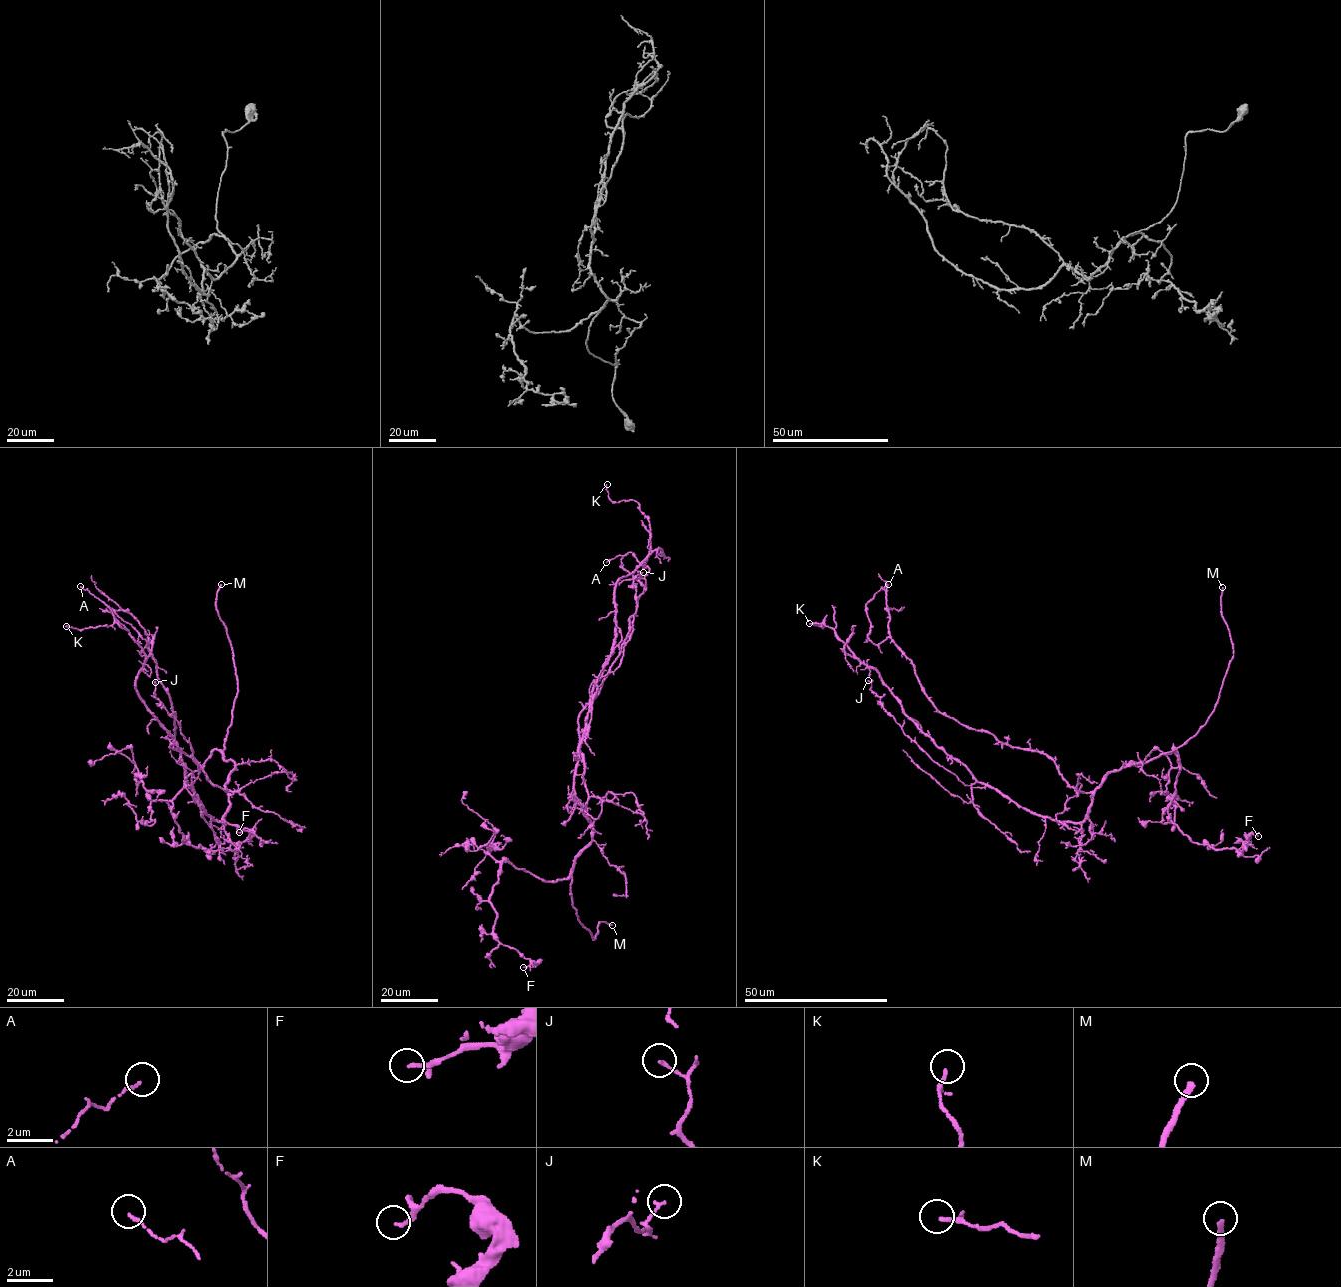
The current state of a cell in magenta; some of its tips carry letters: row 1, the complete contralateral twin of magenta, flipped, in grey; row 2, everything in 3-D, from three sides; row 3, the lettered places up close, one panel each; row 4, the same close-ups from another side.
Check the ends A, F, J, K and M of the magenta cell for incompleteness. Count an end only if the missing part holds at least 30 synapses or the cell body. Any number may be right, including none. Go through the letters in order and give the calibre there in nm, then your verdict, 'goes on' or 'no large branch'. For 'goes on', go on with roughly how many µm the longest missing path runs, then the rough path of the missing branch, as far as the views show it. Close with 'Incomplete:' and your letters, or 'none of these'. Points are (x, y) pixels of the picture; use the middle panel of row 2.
A: 110 nm | no large branch
F: 160 nm | no large branch
J: 130 nm | no large branch
K: 120 nm | no large branch
M: 200 nm | goes on | 20 µm | (612, 925), (644, 926), (657, 937)
Incomplete: M

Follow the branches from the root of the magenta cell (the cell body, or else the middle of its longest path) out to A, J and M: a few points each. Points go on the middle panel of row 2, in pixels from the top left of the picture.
A: (579, 804), (586, 809), (589, 793), (579, 713), (597, 695), (619, 655), (649, 569), (632, 553), (606, 562)
J: (579, 804), (573, 795), (575, 768), (590, 703), (590, 686), (619, 666), (638, 606), (633, 582), (643, 572)
M: (579, 804), (586, 809), (593, 836), (576, 859), (572, 905), (593, 940), (599, 922), (612, 925)

